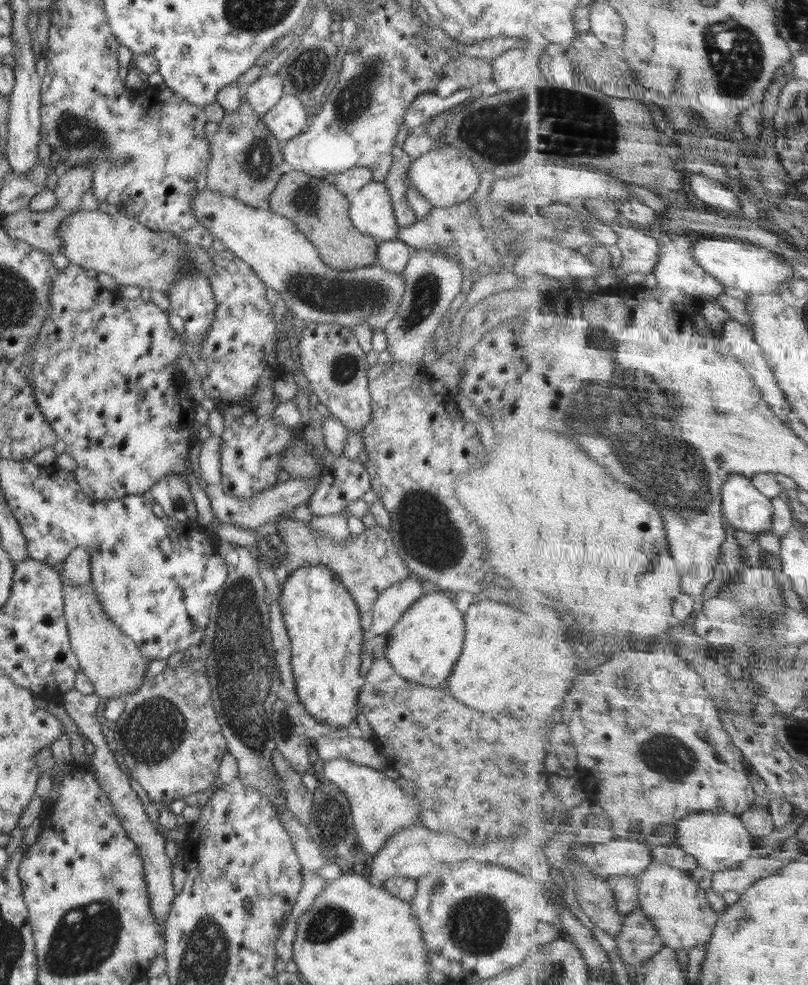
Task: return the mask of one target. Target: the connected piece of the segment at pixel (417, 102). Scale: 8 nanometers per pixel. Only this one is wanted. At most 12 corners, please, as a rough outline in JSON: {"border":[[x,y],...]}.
{"border":[[470,89],[441,98],[420,94],[404,113],[404,124],[413,131],[440,112],[465,103]]}

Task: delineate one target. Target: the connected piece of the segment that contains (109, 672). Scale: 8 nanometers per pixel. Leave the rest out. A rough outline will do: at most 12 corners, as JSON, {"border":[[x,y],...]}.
{"border":[[61,580],[71,649],[95,695],[135,692],[149,660],[90,581]]}

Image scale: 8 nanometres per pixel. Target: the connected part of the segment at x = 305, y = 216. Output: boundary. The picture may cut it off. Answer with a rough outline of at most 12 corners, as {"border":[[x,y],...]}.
{"border":[[282,175],[268,210],[289,218],[334,270],[374,264],[332,180]]}

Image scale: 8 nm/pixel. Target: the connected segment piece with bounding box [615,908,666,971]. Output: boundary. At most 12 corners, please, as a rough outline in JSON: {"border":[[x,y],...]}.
{"border":[[642,908],[624,920],[615,938],[629,969],[664,949],[656,925]]}

